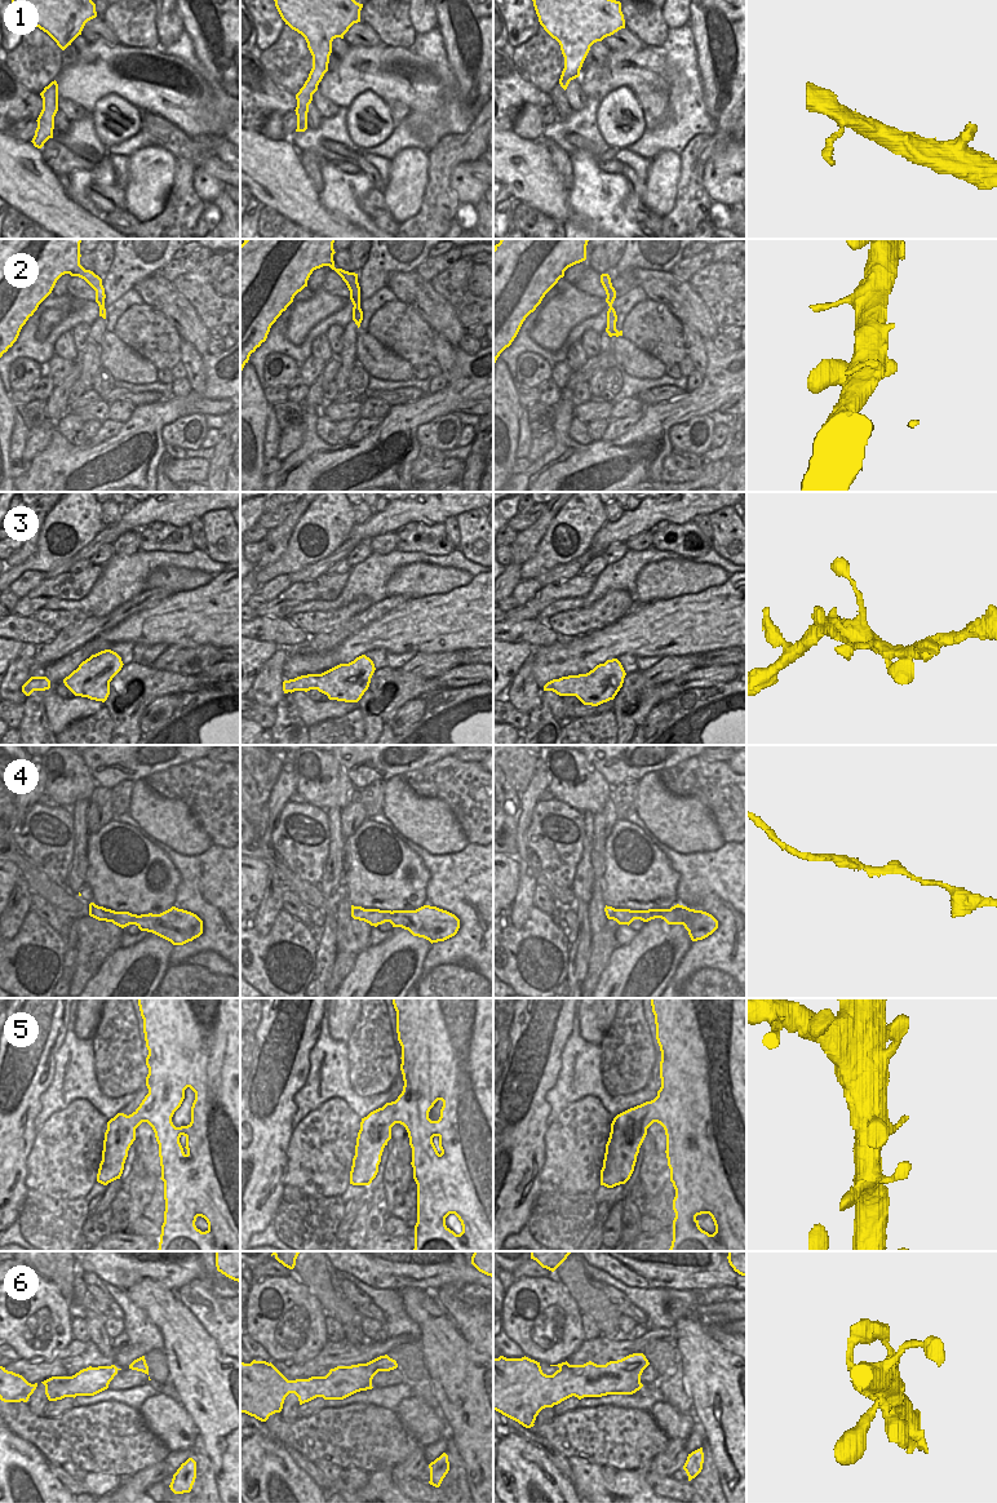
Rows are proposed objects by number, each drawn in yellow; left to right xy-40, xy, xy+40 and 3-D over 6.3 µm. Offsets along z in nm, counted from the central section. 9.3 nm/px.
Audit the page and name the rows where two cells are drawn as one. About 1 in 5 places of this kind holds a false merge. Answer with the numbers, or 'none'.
none

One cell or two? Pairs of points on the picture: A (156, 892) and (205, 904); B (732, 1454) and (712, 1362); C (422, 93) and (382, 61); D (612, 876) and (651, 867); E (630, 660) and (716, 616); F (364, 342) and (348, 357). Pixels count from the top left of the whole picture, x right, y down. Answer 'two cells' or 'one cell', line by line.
A: two cells
B: one cell
C: one cell
D: one cell
E: two cells
F: two cells

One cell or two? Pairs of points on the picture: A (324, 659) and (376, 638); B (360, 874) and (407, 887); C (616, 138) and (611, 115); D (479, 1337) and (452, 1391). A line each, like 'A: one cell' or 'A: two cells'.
A: one cell
B: one cell
C: one cell
D: two cells

